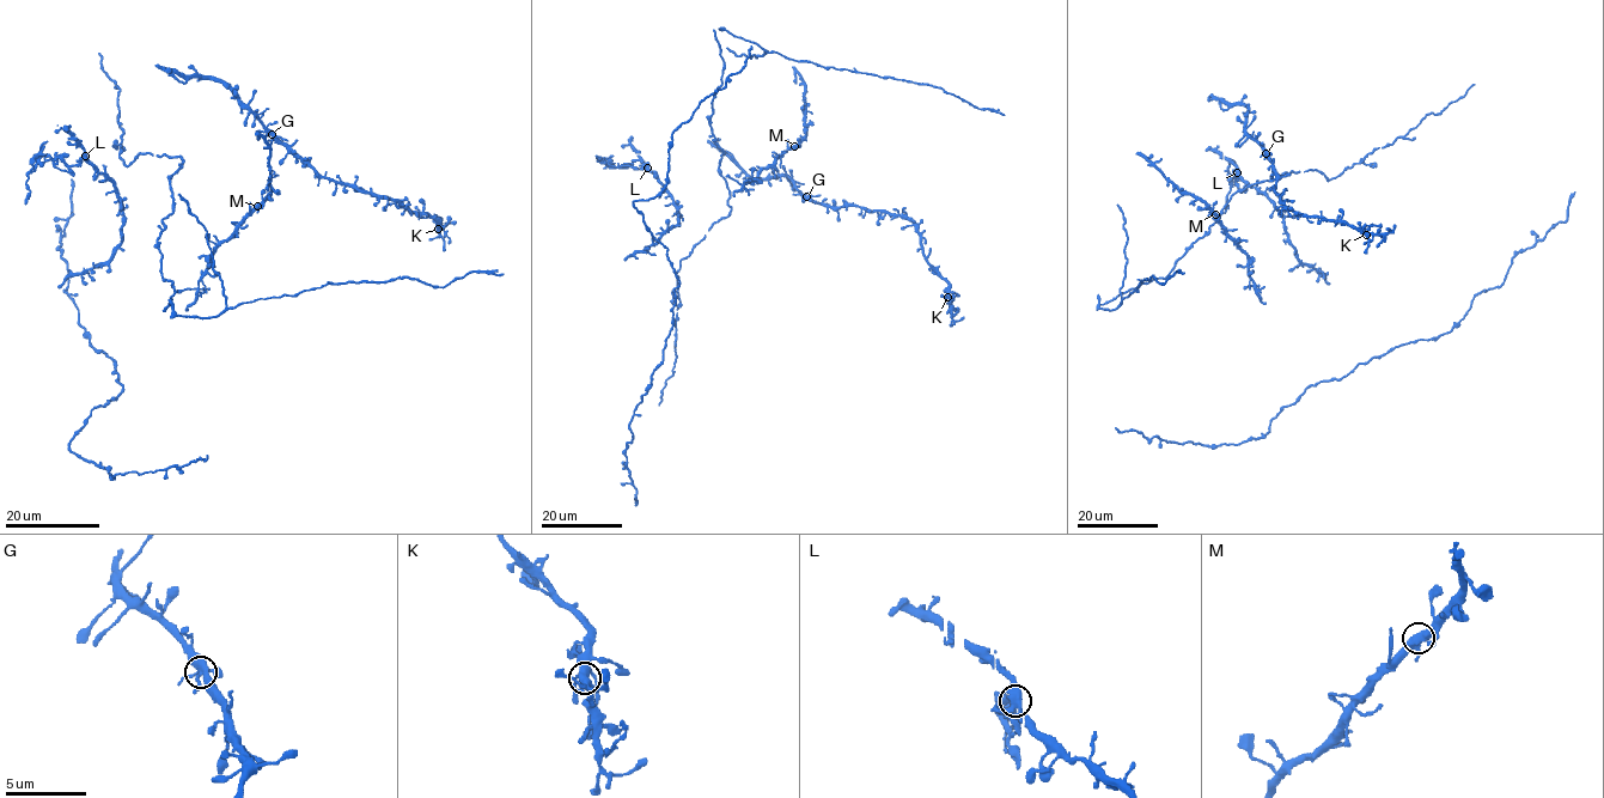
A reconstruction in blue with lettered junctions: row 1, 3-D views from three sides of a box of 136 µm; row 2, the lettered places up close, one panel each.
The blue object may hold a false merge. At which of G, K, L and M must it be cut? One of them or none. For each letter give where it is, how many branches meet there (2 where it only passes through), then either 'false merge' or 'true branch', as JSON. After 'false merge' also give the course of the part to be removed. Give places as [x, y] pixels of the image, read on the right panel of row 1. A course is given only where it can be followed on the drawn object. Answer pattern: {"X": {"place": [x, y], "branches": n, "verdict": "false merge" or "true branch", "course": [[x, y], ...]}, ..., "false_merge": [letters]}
{"G": {"place": [1266, 153], "branches": 3, "verdict": "true branch"}, "K": {"place": [1366, 235], "branches": 3, "verdict": "true branch"}, "L": {"place": [1237, 172], "branches": 3, "verdict": "false merge", "course": [[1238, 172], [1232, 174], [1238, 180], [1233, 172], [1237, 175], [1225, 213]]}, "M": {"place": [1215, 214], "branches": 3, "verdict": "true branch"}, "false_merge": ["L"]}

